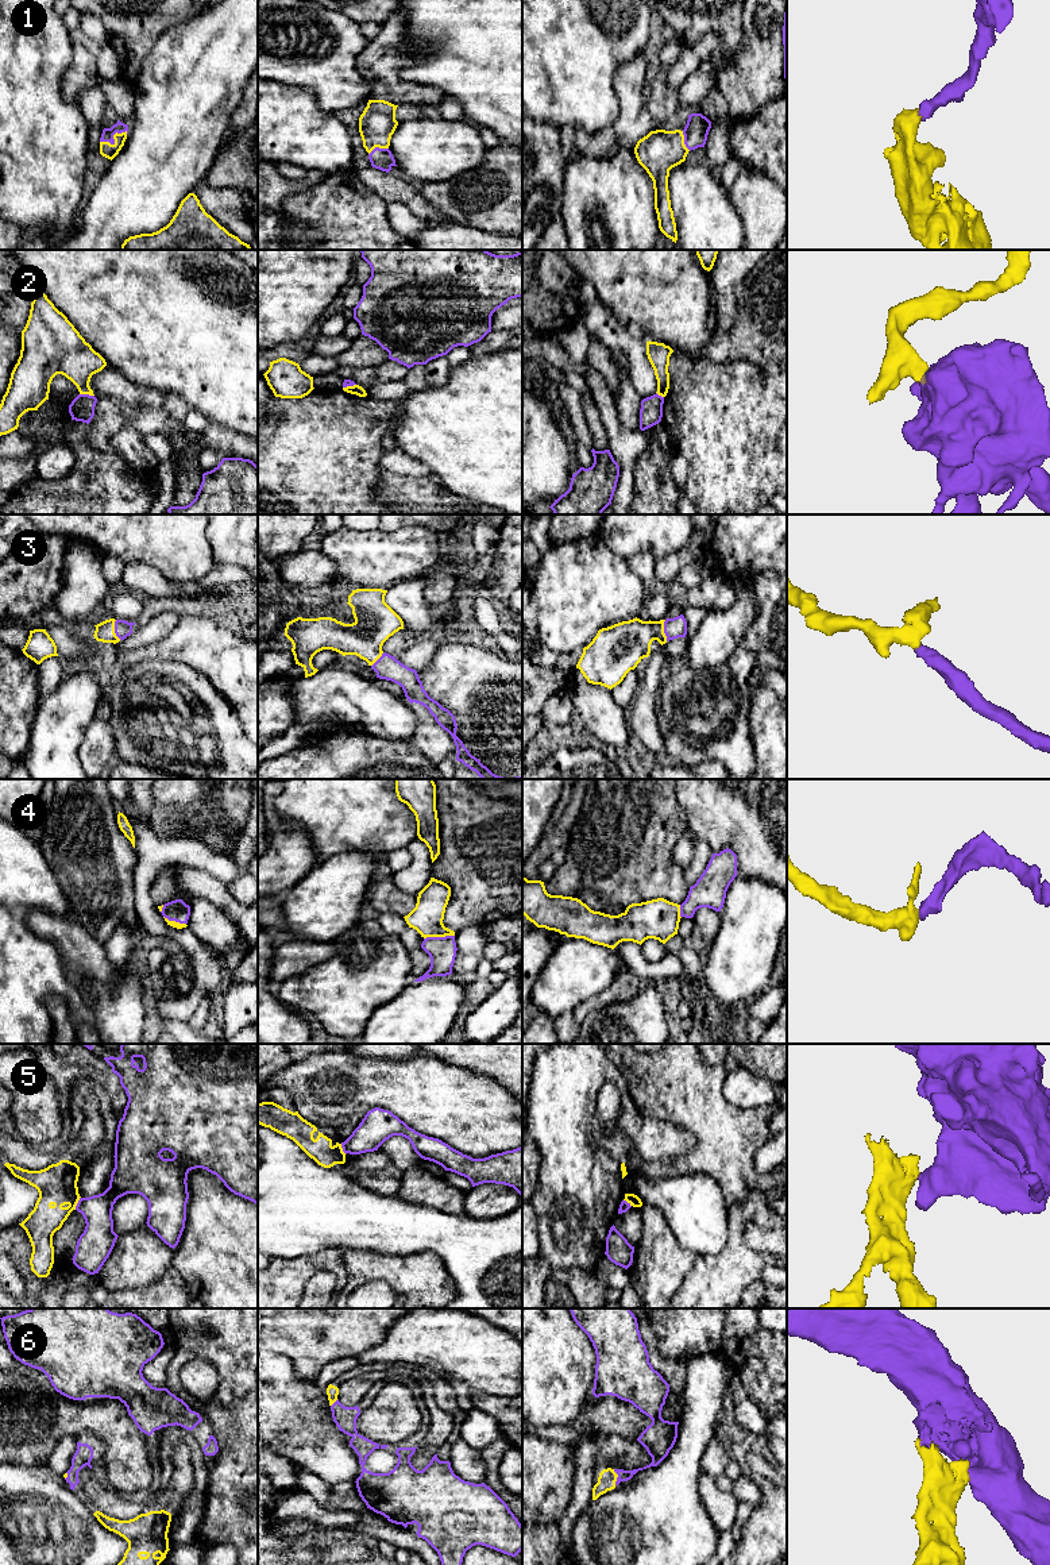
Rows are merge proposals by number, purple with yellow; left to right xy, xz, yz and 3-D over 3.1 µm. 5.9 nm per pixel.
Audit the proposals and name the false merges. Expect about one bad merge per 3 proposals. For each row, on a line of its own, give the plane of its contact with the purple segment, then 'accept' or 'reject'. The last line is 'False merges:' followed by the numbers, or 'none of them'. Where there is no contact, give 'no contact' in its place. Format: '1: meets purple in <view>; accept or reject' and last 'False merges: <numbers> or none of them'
1: meets purple in xy; accept
2: meets purple in xy; reject
3: meets purple in yz; accept
4: meets purple in xz; accept
5: meets purple in xy; reject
6: meets purple in yz; accept
False merges: 2, 5

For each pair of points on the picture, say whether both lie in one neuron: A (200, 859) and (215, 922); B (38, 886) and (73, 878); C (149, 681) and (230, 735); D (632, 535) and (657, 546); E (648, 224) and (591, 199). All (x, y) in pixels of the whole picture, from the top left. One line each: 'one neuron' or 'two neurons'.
A: two neurons
B: two neurons
C: one neuron
D: one neuron
E: one neuron

